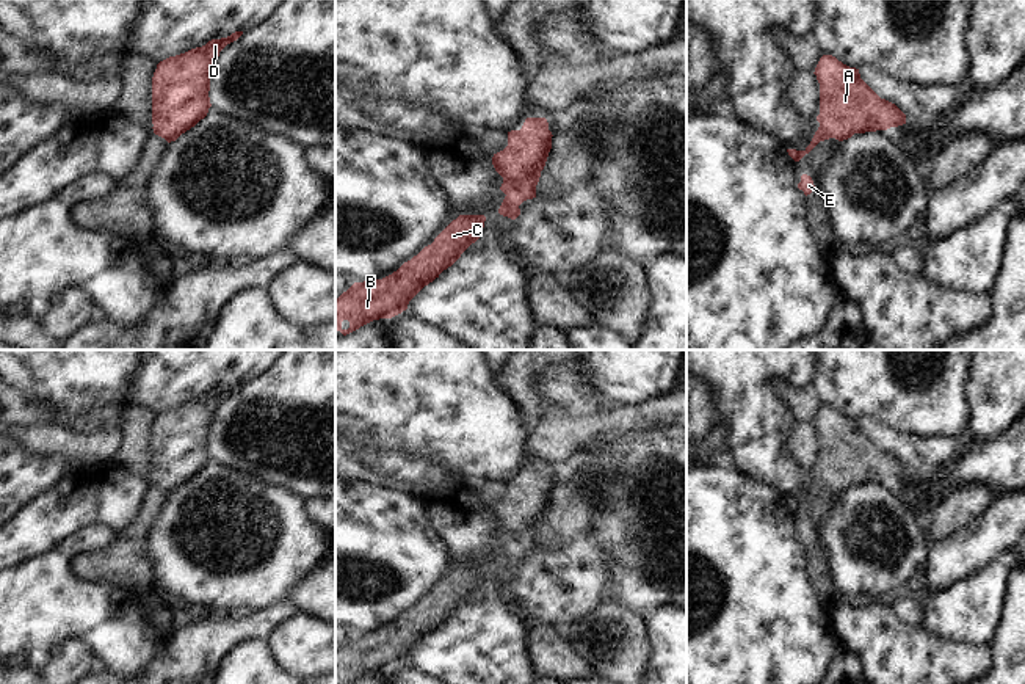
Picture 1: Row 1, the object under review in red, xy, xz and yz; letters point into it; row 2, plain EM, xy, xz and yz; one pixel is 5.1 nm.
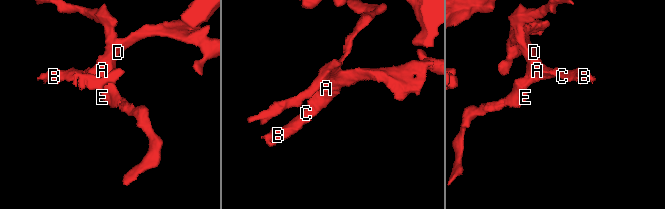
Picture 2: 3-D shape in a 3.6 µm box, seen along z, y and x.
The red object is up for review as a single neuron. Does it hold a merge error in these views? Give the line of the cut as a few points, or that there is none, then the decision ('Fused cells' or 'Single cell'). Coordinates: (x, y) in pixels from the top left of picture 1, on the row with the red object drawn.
No split. Single cell

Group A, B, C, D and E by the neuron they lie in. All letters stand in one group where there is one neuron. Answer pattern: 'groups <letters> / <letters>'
groups A B C D E

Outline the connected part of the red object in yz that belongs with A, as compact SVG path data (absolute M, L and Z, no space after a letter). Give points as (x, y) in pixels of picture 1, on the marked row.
M823 55L815 67L820 83L820 122L804 151L787 149L799 162L820 141L851 138L854 133L887 130L906 124L906 115L892 102L881 99L862 78L832 55Z

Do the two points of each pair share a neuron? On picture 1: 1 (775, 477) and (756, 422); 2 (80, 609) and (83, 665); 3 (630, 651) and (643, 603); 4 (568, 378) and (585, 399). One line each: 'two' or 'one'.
1: one
2: two
3: two
4: one

